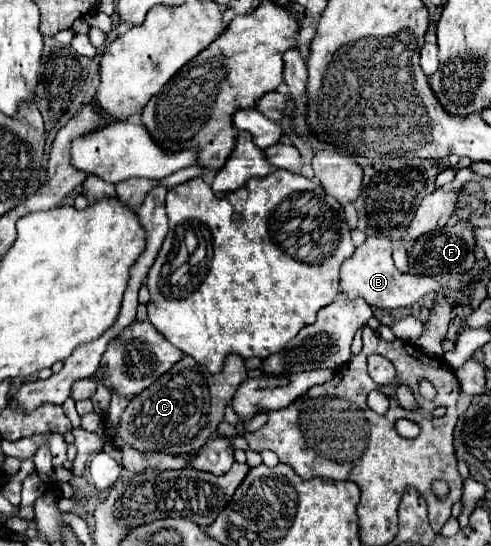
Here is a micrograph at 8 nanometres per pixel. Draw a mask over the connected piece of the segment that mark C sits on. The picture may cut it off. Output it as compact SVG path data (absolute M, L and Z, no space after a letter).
M185 355L151 387L137 393L129 401L117 425L103 423L97 435L101 437L101 441L107 441L109 437L119 437L129 447L141 453L165 451L169 455L179 457L189 455L193 451L199 451L209 441L209 437L217 433L217 425L223 421L225 407L231 403L243 379L247 379L247 369L239 355L227 355L223 371L217 375L211 375L209 371L201 369L195 359Z

